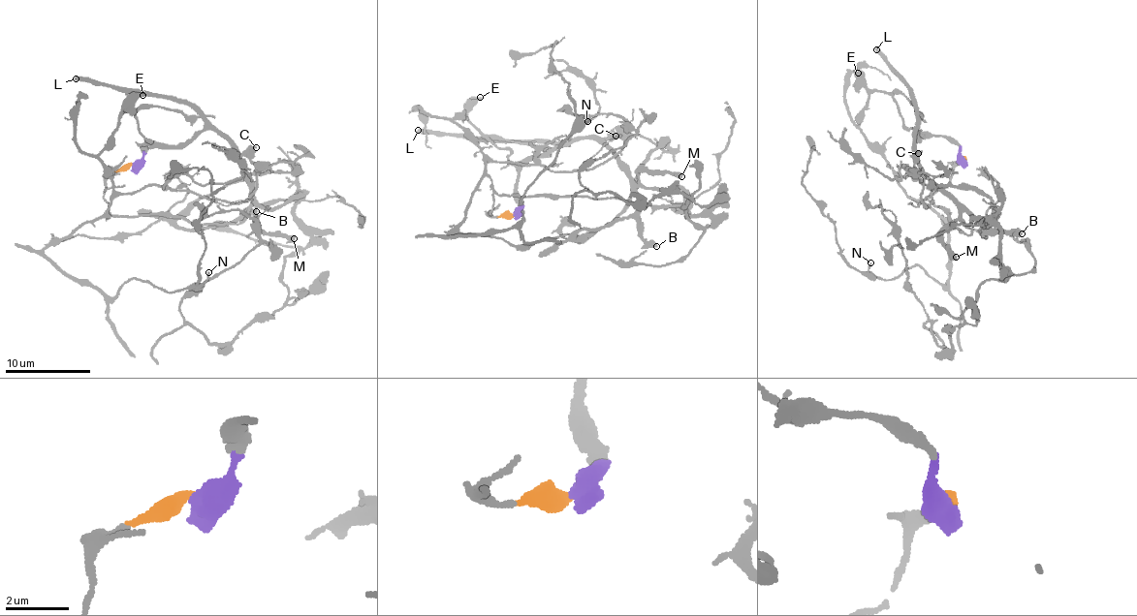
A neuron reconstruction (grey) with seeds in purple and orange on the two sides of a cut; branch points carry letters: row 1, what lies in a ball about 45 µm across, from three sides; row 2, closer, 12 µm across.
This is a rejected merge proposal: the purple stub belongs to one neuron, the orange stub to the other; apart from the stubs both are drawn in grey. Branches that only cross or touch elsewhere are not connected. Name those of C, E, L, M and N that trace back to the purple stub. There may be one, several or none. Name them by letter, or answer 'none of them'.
C, L, M

